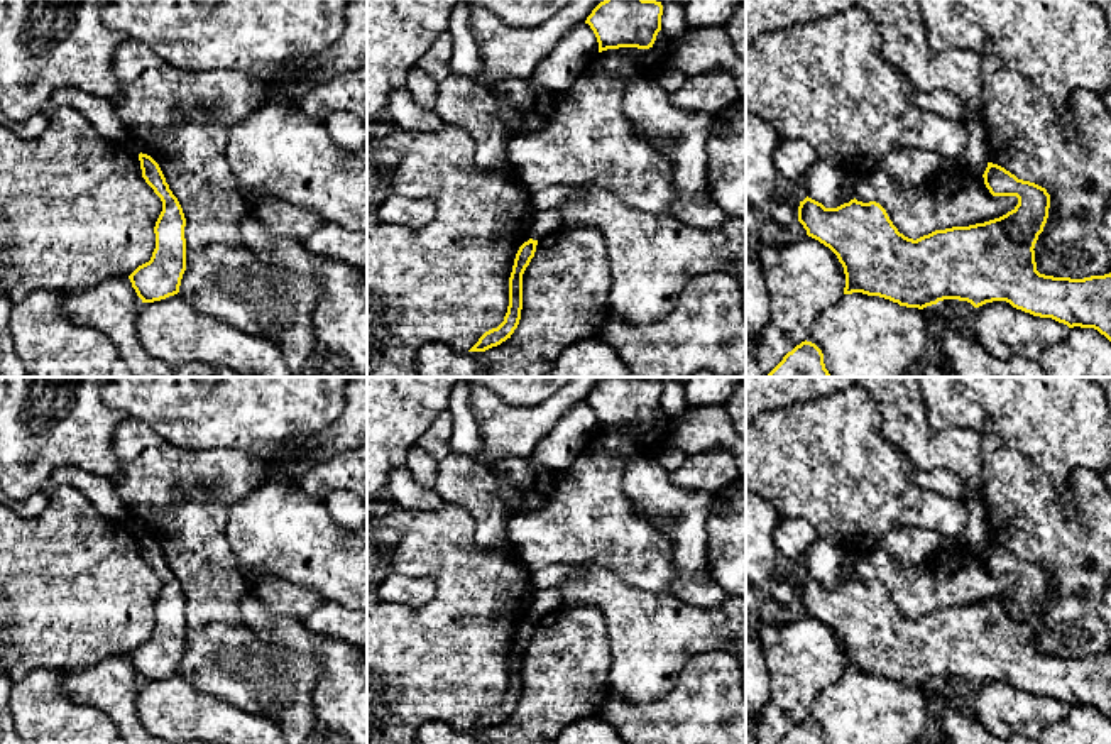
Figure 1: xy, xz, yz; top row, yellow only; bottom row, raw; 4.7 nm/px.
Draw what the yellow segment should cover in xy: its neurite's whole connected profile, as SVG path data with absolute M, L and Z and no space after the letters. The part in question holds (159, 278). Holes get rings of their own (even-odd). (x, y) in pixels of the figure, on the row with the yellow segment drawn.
M142 152L139 161L142 178L162 201L162 211L154 227L156 249L152 257L139 265L129 279L142 303L154 303L179 293L186 271L186 218L159 164Z

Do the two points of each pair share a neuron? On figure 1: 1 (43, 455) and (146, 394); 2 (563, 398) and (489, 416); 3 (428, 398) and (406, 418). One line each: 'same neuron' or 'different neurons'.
1: different neurons
2: same neuron
3: same neuron

